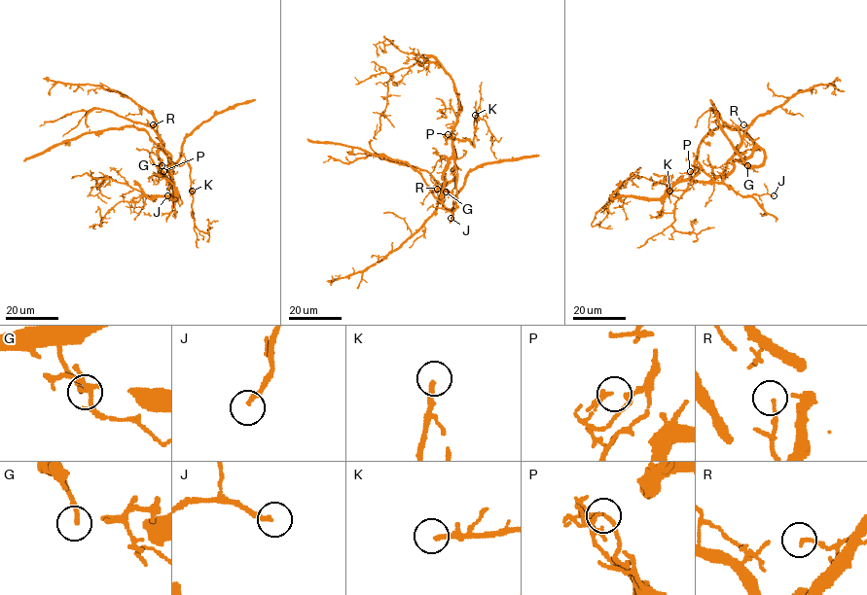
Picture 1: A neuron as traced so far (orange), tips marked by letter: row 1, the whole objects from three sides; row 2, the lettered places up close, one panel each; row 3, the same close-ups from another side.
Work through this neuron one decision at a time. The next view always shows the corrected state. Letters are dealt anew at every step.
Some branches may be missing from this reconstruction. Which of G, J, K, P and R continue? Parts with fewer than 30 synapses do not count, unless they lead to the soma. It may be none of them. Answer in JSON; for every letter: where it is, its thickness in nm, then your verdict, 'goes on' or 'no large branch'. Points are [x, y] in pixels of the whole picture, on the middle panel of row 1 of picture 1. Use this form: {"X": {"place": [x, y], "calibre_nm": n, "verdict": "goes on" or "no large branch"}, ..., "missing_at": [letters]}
{"G": {"place": [446, 192], "calibre_nm": 120, "verdict": "no large branch"}, "J": {"place": [451, 218], "calibre_nm": 180, "verdict": "goes on"}, "K": {"place": [475, 115], "calibre_nm": 150, "verdict": "goes on"}, "P": {"place": [448, 134], "calibre_nm": 150, "verdict": "no large branch"}, "R": {"place": [437, 189], "calibre_nm": 150, "verdict": "no large branch"}, "missing_at": ["J", "K"]}

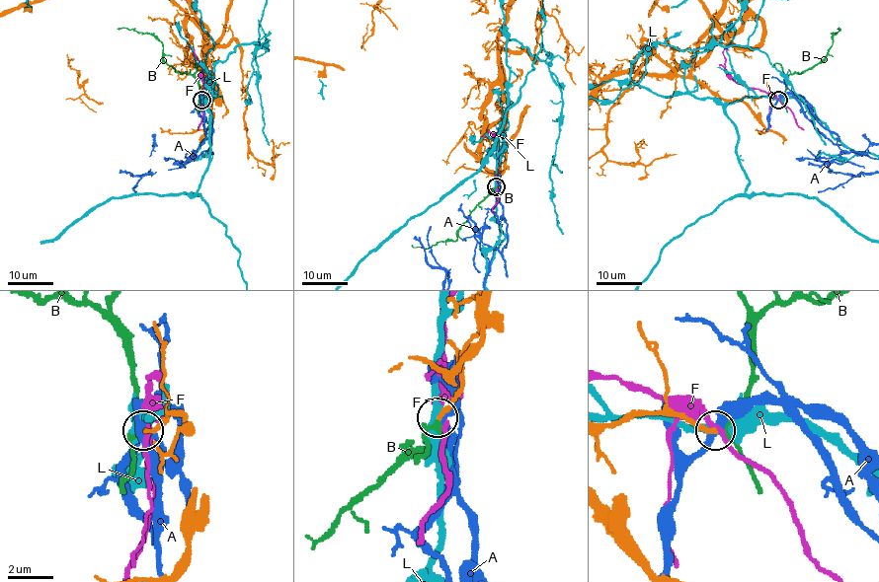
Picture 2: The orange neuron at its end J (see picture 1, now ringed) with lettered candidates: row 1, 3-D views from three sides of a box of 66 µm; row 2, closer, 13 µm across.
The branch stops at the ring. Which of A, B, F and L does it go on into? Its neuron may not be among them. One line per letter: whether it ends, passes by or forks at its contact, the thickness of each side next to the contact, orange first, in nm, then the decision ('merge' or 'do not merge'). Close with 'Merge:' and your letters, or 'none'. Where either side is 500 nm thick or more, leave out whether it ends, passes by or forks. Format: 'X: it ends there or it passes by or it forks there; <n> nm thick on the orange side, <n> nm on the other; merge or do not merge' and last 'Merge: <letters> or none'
A: it passes by; 240 nm thick on the orange side, 240 nm on the other; do not merge
B: it passes by; 200 nm thick on the orange side, 220 nm on the other; merge
F: it passes by; 200 nm thick on the orange side, 240 nm on the other; do not merge
L: it passes by; 220 nm thick on the orange side, 340 nm on the other; do not merge
Merge: B

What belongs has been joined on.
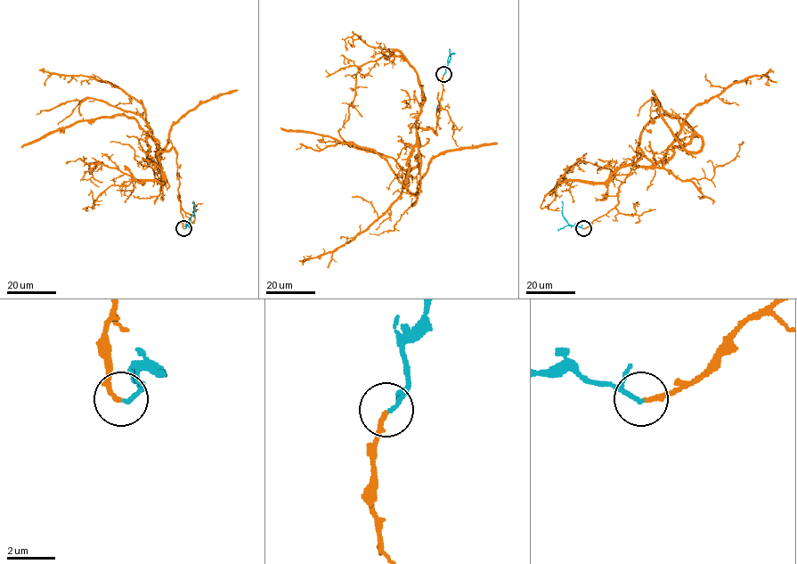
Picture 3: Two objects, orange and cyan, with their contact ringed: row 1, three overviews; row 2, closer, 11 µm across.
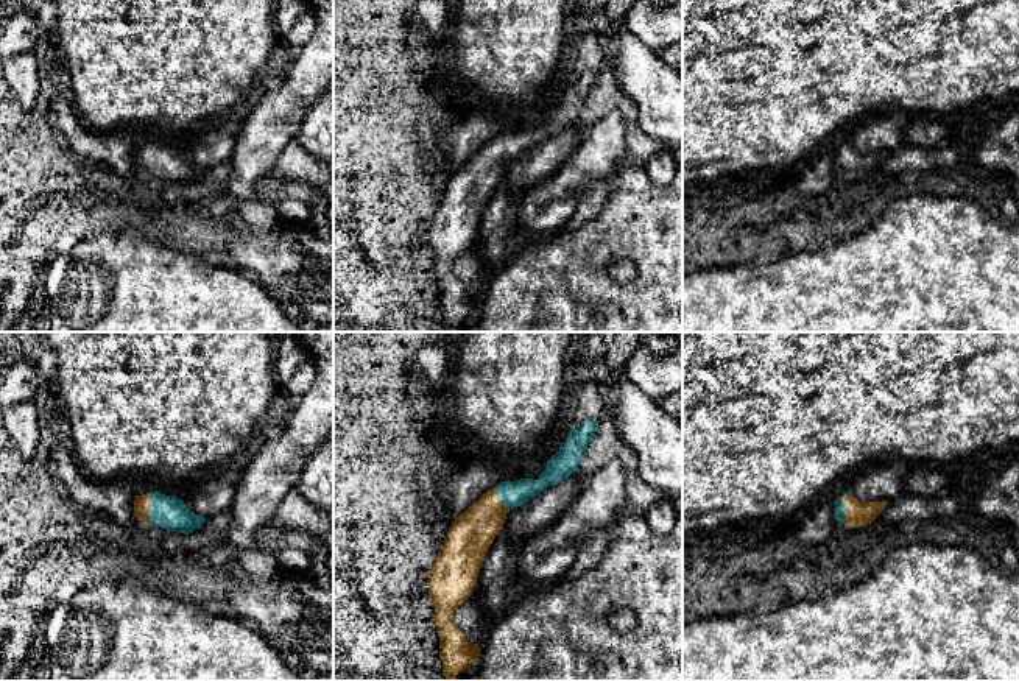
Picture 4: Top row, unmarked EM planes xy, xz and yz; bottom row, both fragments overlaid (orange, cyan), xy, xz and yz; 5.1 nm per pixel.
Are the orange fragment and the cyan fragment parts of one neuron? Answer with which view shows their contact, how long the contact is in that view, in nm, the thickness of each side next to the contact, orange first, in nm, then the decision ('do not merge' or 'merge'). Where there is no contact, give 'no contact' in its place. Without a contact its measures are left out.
xy | 170 nm | 80/180 nm | merge

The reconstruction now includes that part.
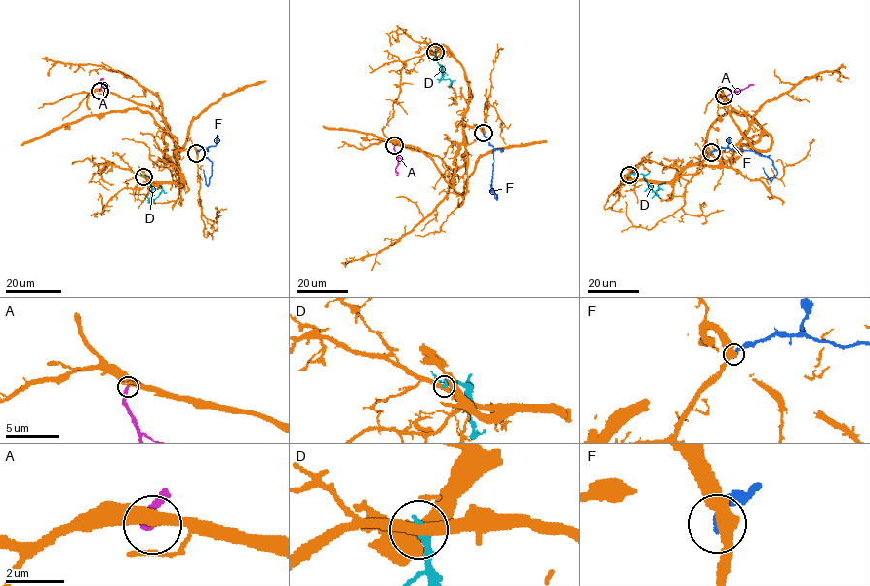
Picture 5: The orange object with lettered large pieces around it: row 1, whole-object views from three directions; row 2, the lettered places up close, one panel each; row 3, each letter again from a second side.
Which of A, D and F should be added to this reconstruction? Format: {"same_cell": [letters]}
{"same_cell": ["A"]}

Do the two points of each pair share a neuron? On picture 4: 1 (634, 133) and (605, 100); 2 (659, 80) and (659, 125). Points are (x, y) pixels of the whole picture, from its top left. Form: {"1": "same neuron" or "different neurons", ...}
{"1": "same neuron", "2": "same neuron"}

